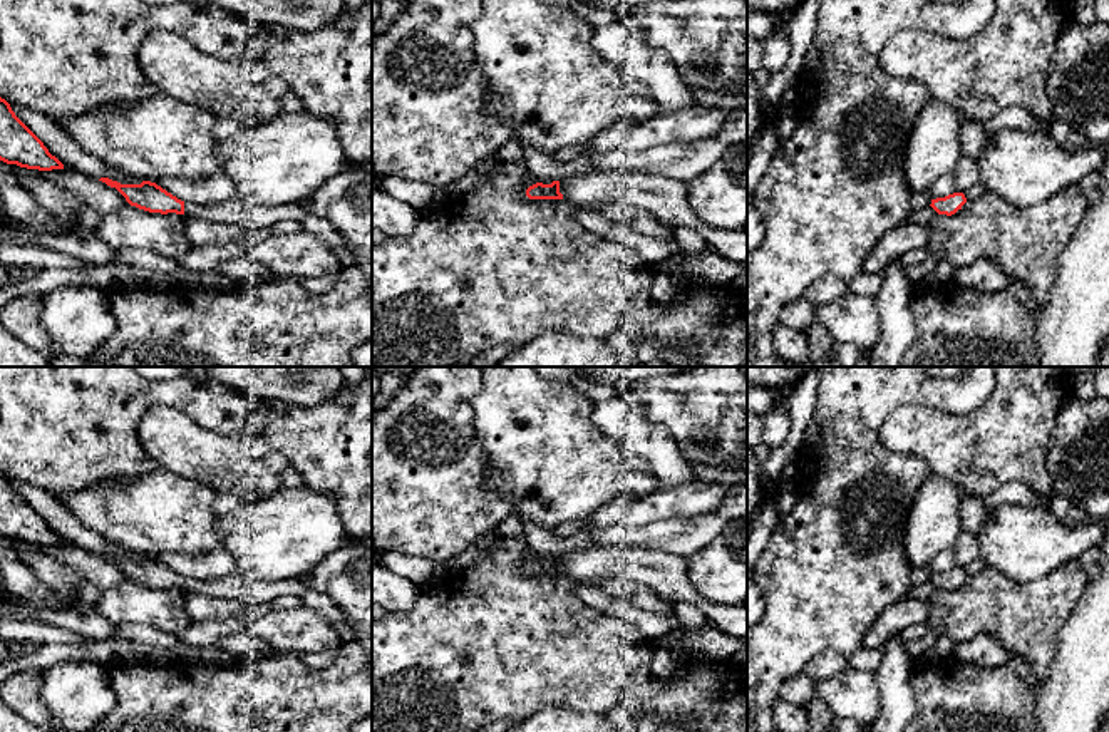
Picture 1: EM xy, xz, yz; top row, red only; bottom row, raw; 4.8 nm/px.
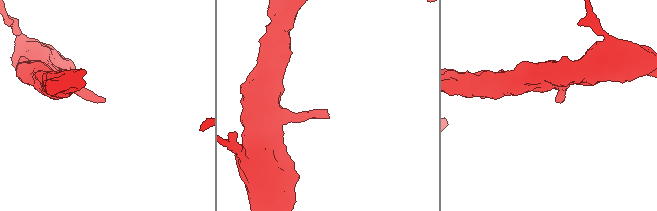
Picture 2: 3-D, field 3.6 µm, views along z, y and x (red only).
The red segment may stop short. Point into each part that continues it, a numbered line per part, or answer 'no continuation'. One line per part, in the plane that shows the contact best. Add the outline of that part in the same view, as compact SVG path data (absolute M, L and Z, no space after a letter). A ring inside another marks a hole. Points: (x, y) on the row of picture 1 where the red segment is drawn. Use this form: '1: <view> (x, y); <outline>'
1: xz (664, 198); M630 169L590 173L560 179L560 193L578 208L632 198L667 228L694 229L715 255L734 263L747 263L747 228L722 231L705 224L687 203L687 184L677 179Z

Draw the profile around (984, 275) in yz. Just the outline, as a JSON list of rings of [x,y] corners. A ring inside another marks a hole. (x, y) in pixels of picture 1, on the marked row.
[[[982,258],[965,268],[957,268],[953,283],[973,288],[985,293],[1012,291],[1017,300],[1032,313],[1037,315],[1040,305],[1034,295],[1017,280],[1003,273],[1003,270],[992,260]]]

